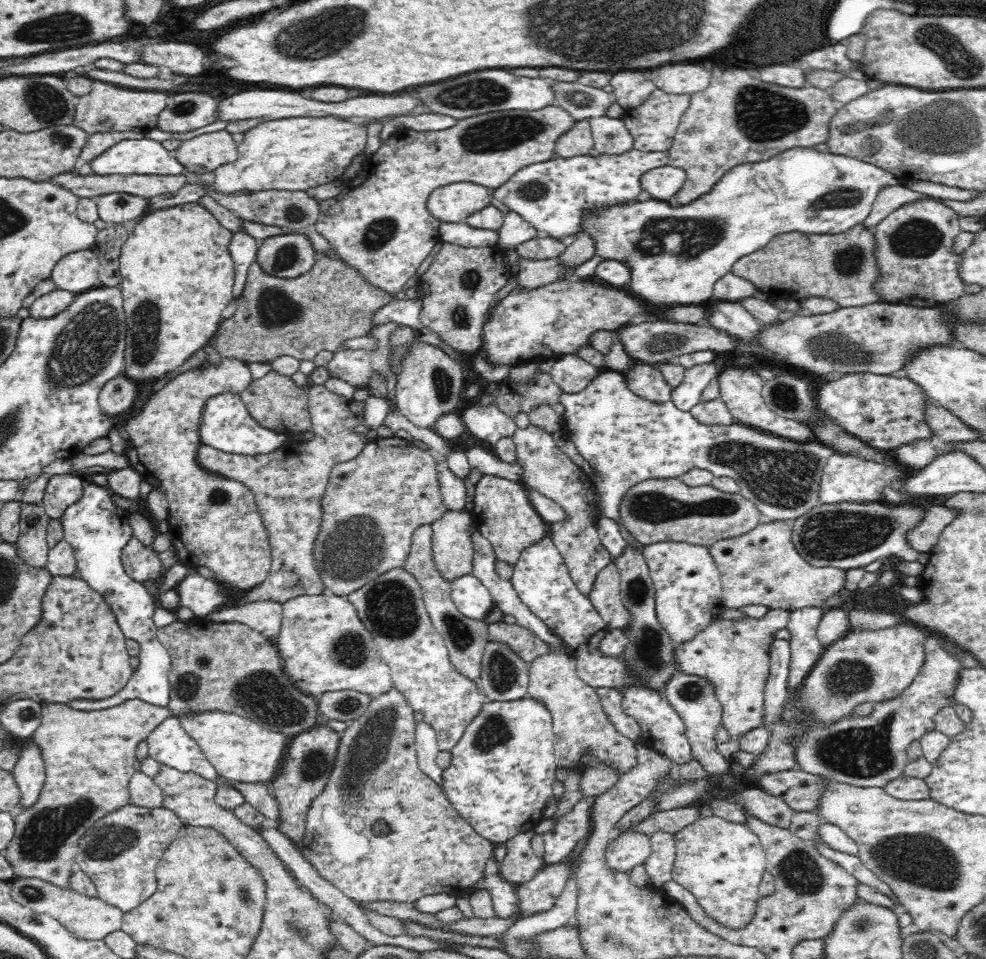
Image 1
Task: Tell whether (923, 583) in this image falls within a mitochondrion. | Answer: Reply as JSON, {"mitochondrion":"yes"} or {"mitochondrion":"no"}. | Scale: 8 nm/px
{"mitochondrion":"no"}

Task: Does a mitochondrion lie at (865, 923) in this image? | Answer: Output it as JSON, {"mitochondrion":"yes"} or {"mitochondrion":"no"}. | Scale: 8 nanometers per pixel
{"mitochondrion":"yes"}

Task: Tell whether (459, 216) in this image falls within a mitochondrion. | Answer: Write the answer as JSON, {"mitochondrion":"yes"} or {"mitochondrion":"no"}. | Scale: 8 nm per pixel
{"mitochondrion":"no"}

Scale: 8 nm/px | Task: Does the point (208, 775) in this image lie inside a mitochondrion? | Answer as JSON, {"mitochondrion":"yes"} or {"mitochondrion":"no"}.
{"mitochondrion":"no"}

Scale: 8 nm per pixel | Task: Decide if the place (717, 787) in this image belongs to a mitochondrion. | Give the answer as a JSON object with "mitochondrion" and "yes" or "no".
{"mitochondrion":"no"}

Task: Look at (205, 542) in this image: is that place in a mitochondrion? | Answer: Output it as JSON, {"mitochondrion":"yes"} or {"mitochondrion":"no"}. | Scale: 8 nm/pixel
{"mitochondrion":"no"}

